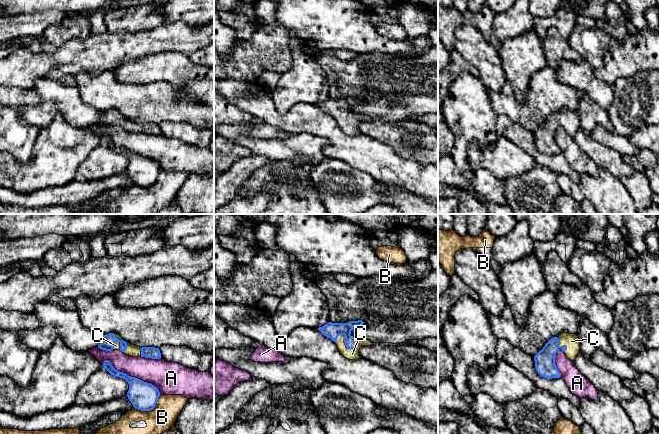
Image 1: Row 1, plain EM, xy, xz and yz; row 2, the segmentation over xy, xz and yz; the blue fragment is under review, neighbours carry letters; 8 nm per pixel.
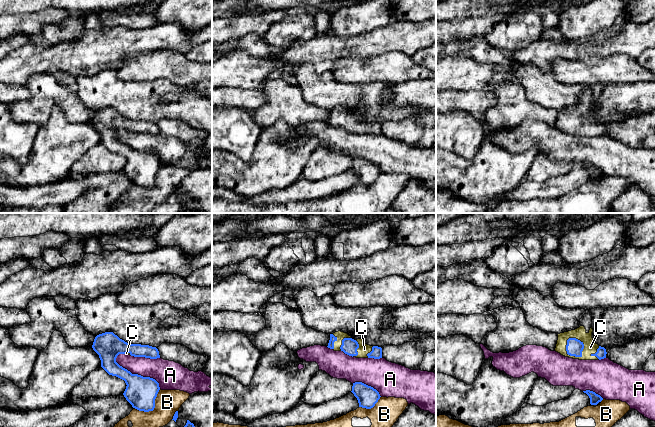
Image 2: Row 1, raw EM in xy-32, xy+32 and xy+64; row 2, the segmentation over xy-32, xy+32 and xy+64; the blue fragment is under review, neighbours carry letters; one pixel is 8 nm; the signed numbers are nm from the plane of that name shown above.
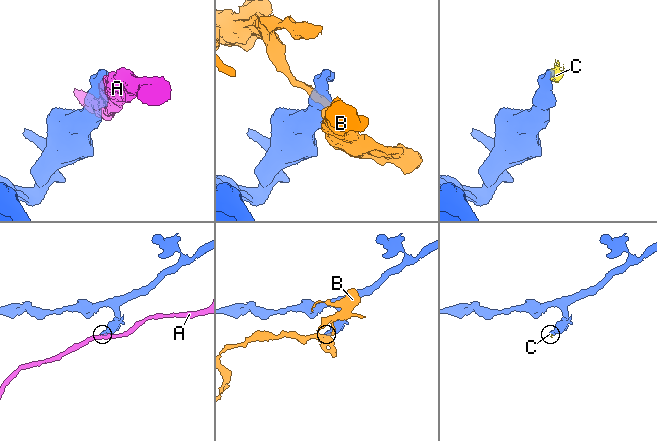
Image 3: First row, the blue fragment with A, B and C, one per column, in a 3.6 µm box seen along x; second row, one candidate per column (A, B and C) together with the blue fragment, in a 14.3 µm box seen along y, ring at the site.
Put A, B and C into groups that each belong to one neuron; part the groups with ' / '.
A / B / C

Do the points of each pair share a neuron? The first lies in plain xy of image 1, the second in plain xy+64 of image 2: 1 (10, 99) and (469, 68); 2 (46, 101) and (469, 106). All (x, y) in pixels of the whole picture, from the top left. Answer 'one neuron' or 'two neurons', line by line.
1: two neurons
2: two neurons

